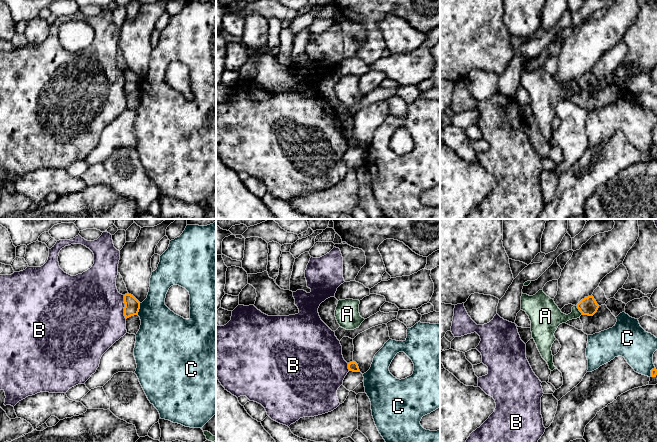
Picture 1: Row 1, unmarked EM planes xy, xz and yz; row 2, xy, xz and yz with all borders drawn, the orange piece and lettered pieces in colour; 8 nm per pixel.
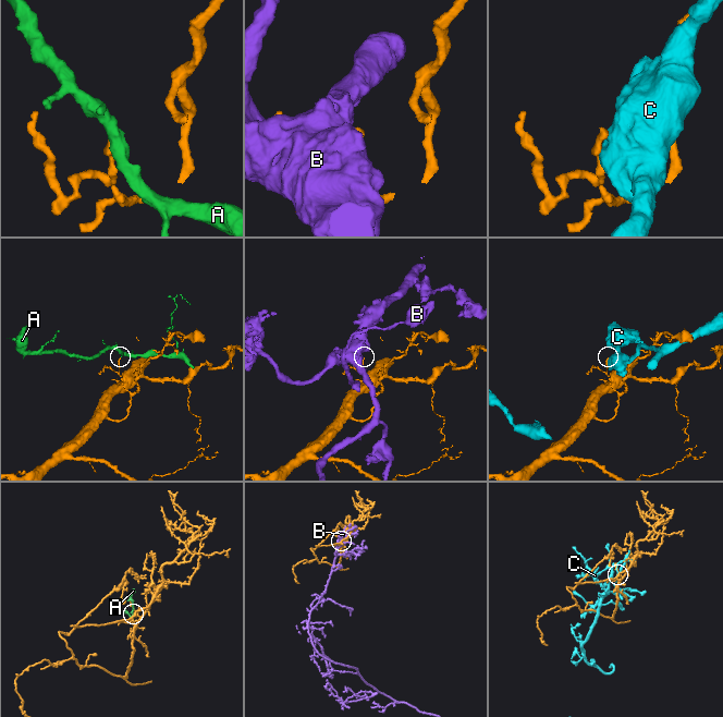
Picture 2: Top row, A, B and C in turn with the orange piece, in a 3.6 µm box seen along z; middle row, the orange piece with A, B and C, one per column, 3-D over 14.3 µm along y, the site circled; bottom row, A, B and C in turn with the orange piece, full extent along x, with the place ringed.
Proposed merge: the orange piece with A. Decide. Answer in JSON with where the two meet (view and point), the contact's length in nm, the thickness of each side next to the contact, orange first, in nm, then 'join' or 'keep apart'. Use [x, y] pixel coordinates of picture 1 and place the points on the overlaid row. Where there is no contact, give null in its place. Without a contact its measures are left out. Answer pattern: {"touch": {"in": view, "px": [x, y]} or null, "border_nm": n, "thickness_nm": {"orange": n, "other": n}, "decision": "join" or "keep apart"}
{"touch": {"in": "yz", "px": [579, 310]}, "border_nm": 90, "thickness_nm": {"orange": 140, "other": 200}, "decision": "keep apart"}

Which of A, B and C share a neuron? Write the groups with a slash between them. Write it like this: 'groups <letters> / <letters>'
groups A / B / C

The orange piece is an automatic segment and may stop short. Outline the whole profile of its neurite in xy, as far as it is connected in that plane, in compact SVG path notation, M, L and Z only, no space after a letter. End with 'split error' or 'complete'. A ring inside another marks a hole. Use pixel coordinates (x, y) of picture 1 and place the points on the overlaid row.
M127 293L124 295L124 316L129 318L134 315L138 315L140 309L140 302L131 294Z | complete

